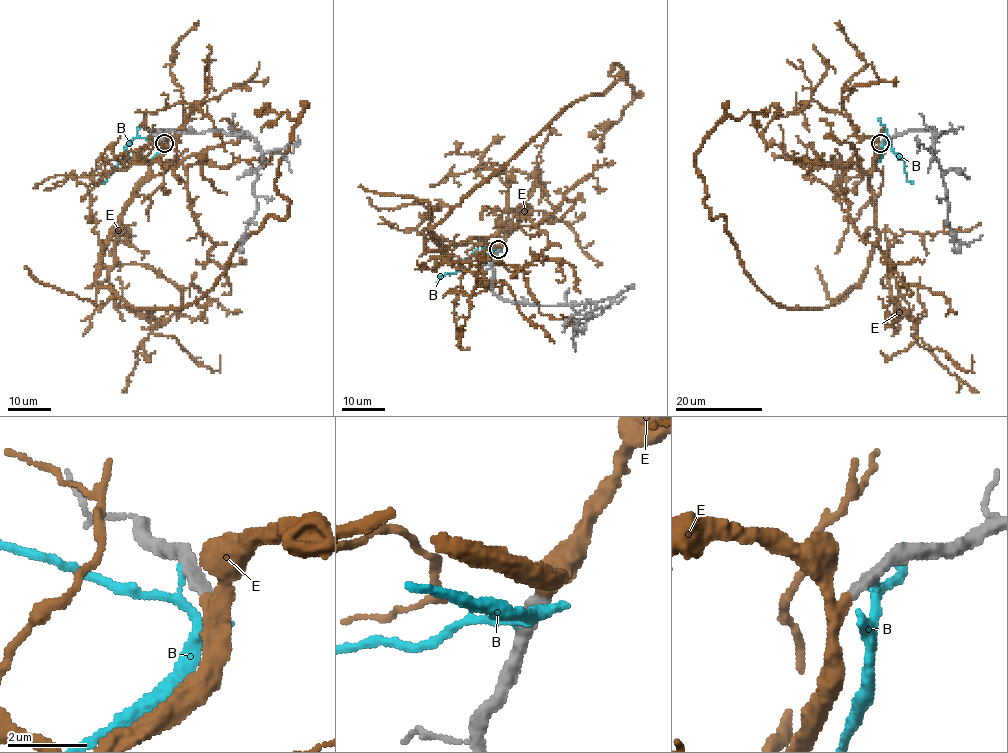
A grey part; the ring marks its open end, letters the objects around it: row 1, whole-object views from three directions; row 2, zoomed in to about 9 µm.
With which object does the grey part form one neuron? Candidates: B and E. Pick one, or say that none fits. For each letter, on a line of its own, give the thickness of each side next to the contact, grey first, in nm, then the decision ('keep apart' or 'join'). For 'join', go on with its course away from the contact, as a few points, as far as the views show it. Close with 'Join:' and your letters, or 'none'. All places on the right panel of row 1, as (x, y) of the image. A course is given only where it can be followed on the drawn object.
B: 480/130 nm | keep apart
E: 340/320 nm | join | via (881, 142), (860, 284), (785, 308), (711, 218), (695, 160), (724, 117), (781, 113)
Join: E

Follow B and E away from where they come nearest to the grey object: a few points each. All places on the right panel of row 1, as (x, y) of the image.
B: (884, 140), (888, 138), (892, 150), (903, 161), (907, 179), (913, 182)
E: (881, 142), (860, 284), (785, 308), (711, 218), (695, 160), (724, 117), (781, 113)

